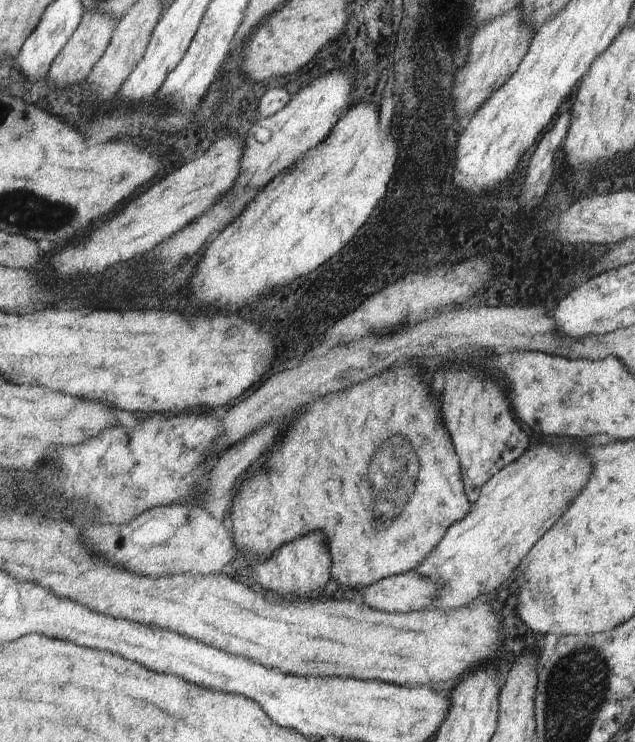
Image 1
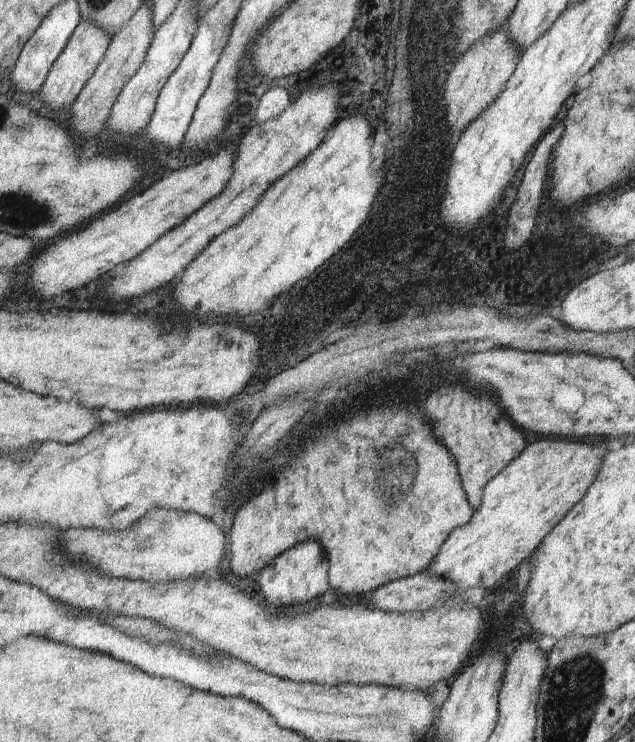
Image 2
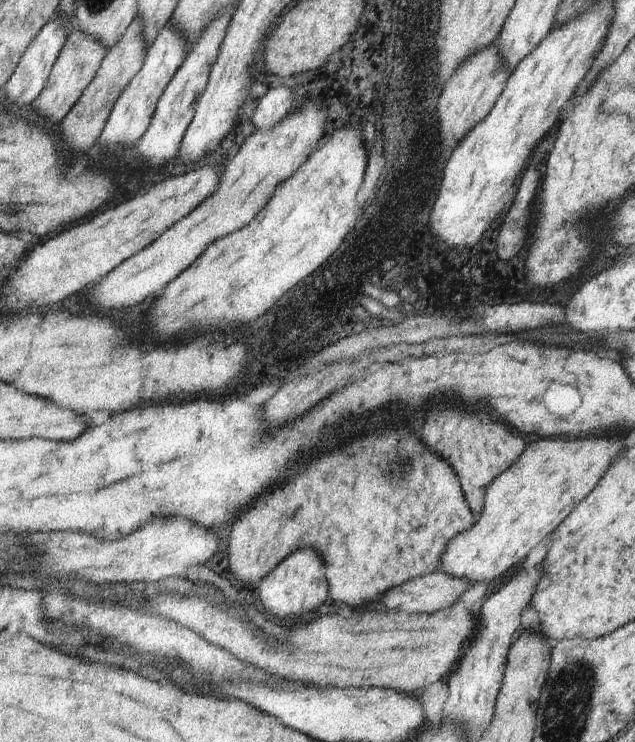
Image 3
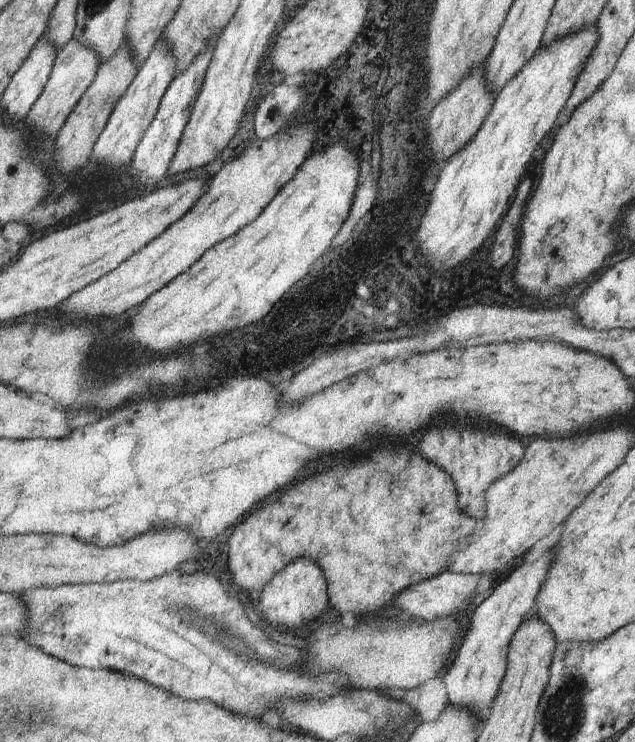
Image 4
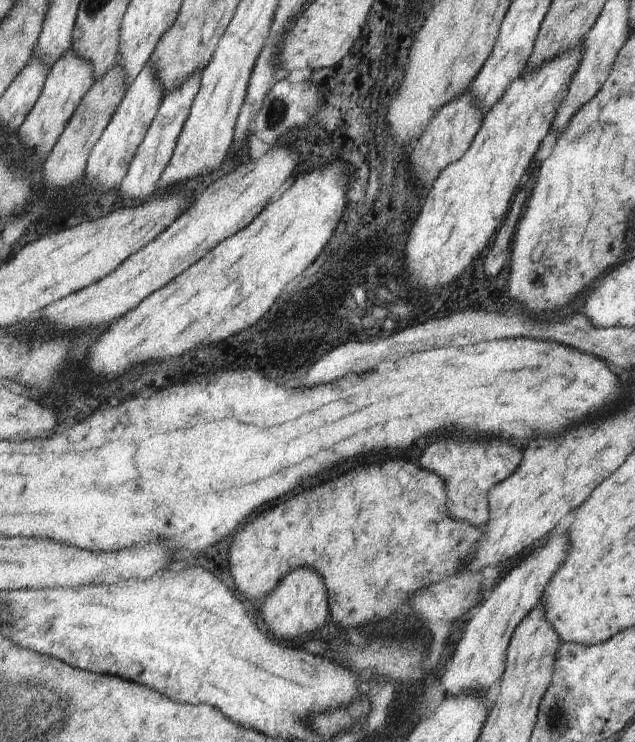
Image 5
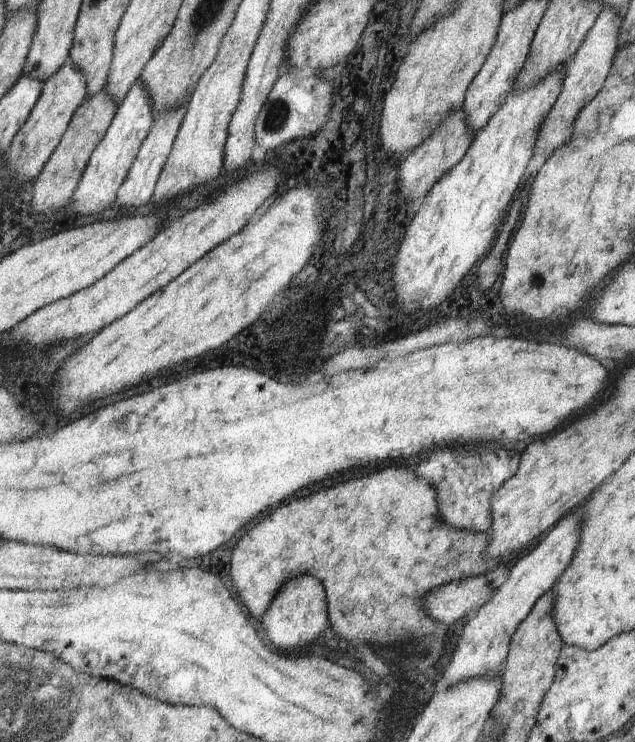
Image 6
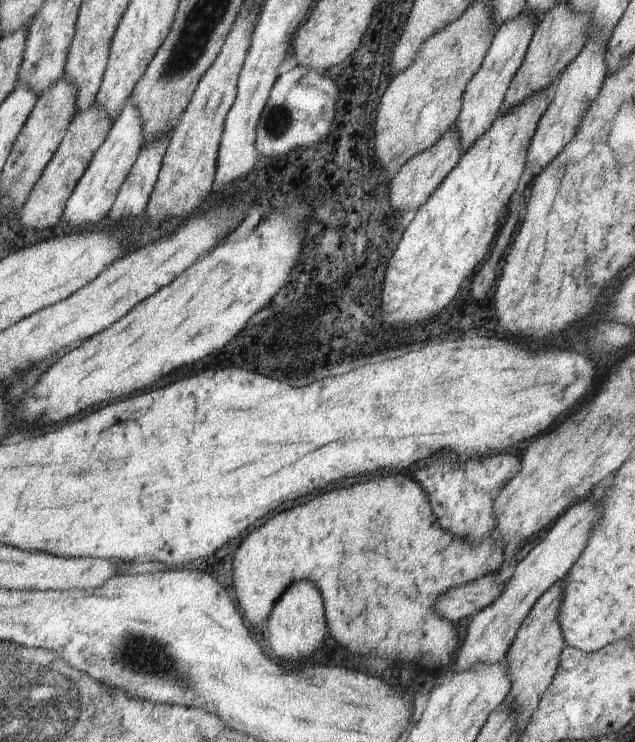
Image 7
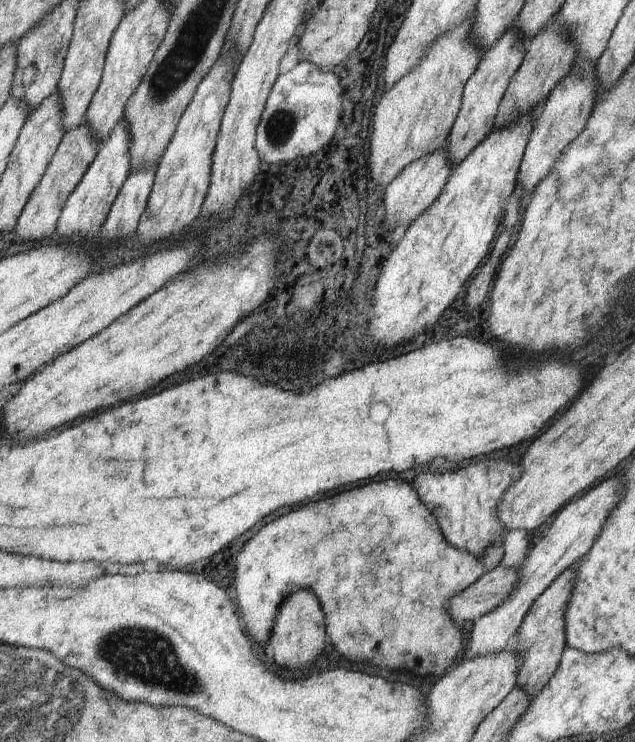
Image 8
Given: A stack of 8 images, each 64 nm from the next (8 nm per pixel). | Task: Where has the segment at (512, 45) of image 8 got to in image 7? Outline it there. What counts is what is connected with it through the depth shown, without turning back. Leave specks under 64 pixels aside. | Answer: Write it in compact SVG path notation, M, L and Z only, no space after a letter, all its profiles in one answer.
M521 12L517 17L511 18L509 22L505 22L505 24L498 28L493 44L479 72L469 81L463 98L462 112L454 126L459 130L463 154L475 142L481 140L483 134L487 134L487 130L491 130L491 126L495 124L495 120L497 120L497 117L502 112L502 106L506 101L511 81L514 78L514 74L522 66L522 60L526 54L526 49L529 48L536 23L537 21L533 14Z

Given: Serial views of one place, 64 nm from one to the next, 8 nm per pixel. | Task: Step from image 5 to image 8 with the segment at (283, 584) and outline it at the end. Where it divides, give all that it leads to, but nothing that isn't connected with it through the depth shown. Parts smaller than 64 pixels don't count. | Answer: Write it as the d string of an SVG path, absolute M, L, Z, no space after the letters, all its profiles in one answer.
M297 591L282 603L269 641L274 651L273 662L279 669L298 670L315 662L323 654L328 641L326 615L314 591Z

